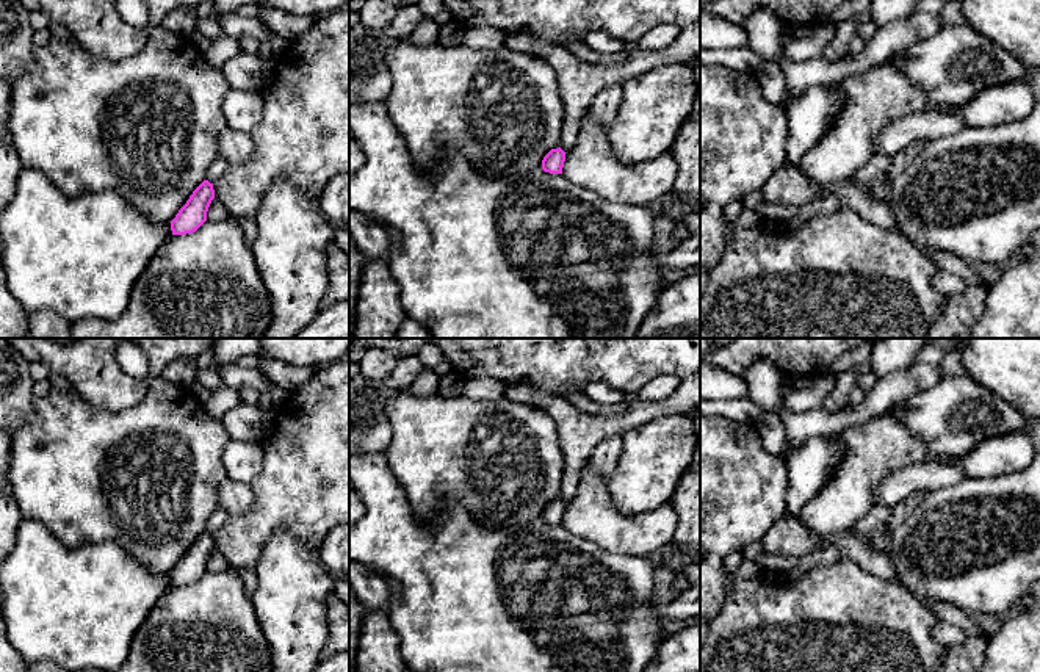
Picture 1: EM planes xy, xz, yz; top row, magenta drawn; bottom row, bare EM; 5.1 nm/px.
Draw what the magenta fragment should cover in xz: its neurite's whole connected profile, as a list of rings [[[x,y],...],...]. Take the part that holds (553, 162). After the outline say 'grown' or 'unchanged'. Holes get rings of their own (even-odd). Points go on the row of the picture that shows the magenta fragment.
[[[558,147],[551,149],[542,160],[542,169],[550,174],[562,174],[565,152]]] | unchanged

